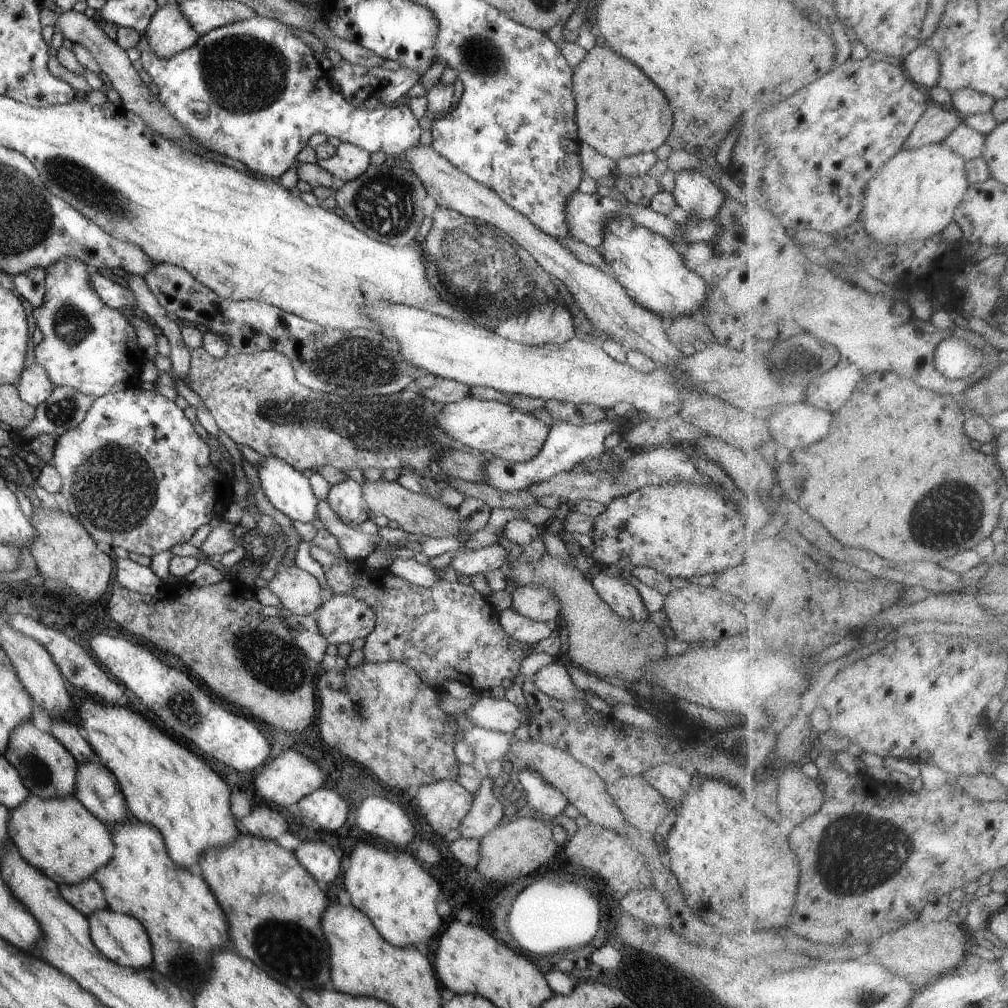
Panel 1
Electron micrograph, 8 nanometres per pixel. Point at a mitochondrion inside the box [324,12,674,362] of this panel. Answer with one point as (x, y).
(468, 253)

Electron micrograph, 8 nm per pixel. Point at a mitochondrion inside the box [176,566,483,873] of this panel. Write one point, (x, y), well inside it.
(267, 657)

